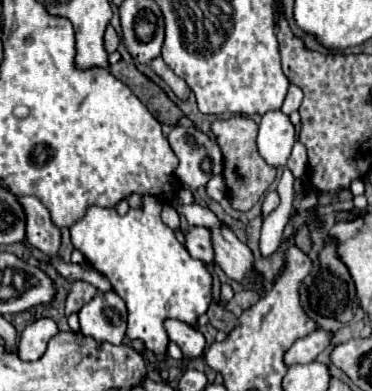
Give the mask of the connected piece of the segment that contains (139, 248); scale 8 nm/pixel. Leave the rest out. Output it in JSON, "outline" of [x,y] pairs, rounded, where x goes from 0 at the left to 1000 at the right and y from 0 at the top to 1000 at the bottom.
{"outline":[[[384,496],[384,522],[347,532],[336,552],[320,552],[309,532],[250,527],[185,583],[196,629],[261,696],[293,711],[304,742],[336,767],[347,793],[341,864],[379,870],[422,921],[449,916],[454,885],[438,824],[470,813],[530,839],[530,813],[556,798],[573,757],[573,706],[556,675],[508,655],[465,588],[438,573],[433,532],[427,501]]]}

